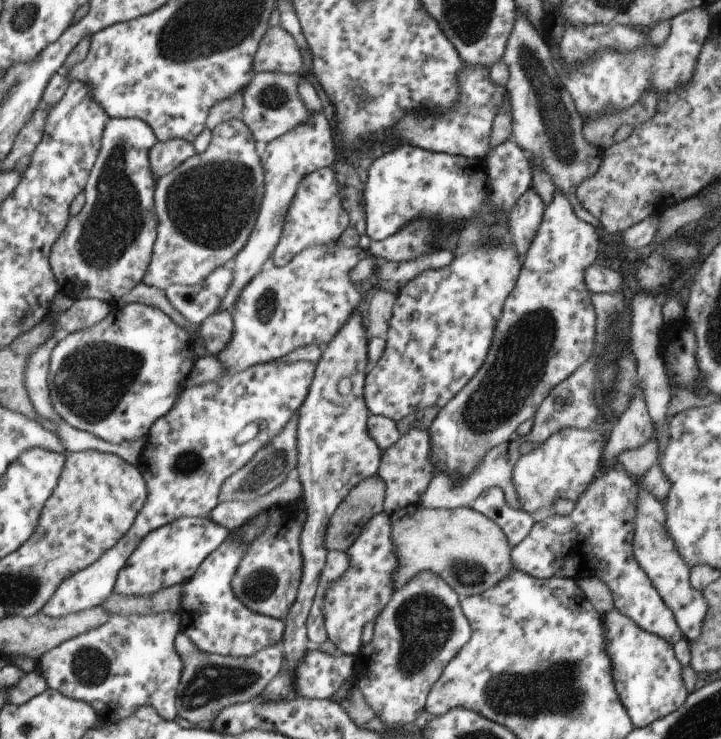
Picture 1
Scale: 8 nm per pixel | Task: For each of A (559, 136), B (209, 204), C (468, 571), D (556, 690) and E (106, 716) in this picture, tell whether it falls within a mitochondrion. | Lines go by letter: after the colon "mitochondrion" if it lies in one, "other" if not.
A: mitochondrion
B: mitochondrion
C: mitochondrion
D: mitochondrion
E: other

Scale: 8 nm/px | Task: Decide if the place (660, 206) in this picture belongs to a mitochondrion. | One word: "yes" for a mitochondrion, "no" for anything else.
no

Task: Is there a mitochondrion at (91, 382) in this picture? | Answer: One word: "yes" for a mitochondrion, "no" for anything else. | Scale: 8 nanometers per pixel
yes

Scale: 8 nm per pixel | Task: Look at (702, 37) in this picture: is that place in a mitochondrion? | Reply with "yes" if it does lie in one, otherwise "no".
no

